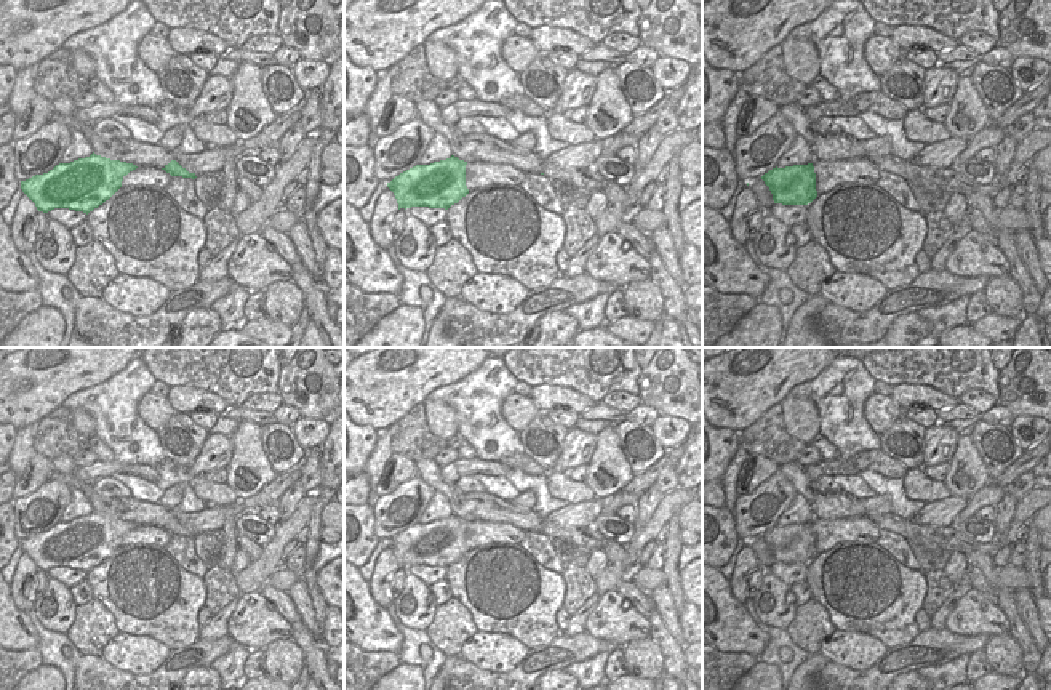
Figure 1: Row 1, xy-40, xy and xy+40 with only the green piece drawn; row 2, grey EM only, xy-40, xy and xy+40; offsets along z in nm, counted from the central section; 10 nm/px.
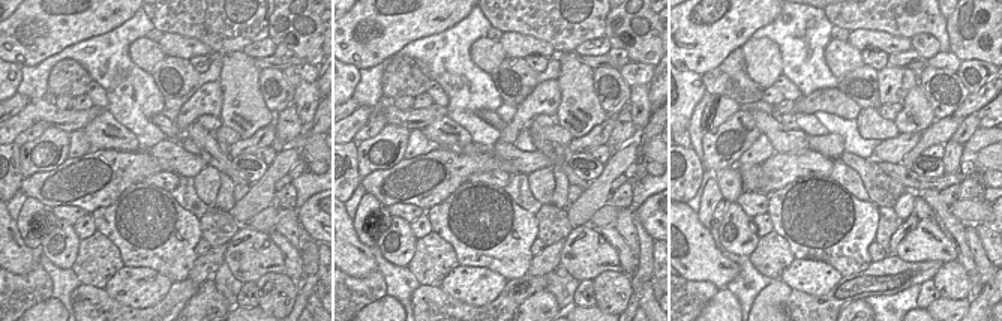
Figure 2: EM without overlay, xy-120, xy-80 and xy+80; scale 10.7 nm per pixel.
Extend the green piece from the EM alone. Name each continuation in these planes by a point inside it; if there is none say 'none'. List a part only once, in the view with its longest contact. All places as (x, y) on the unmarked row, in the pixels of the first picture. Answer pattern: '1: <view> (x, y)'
none.

